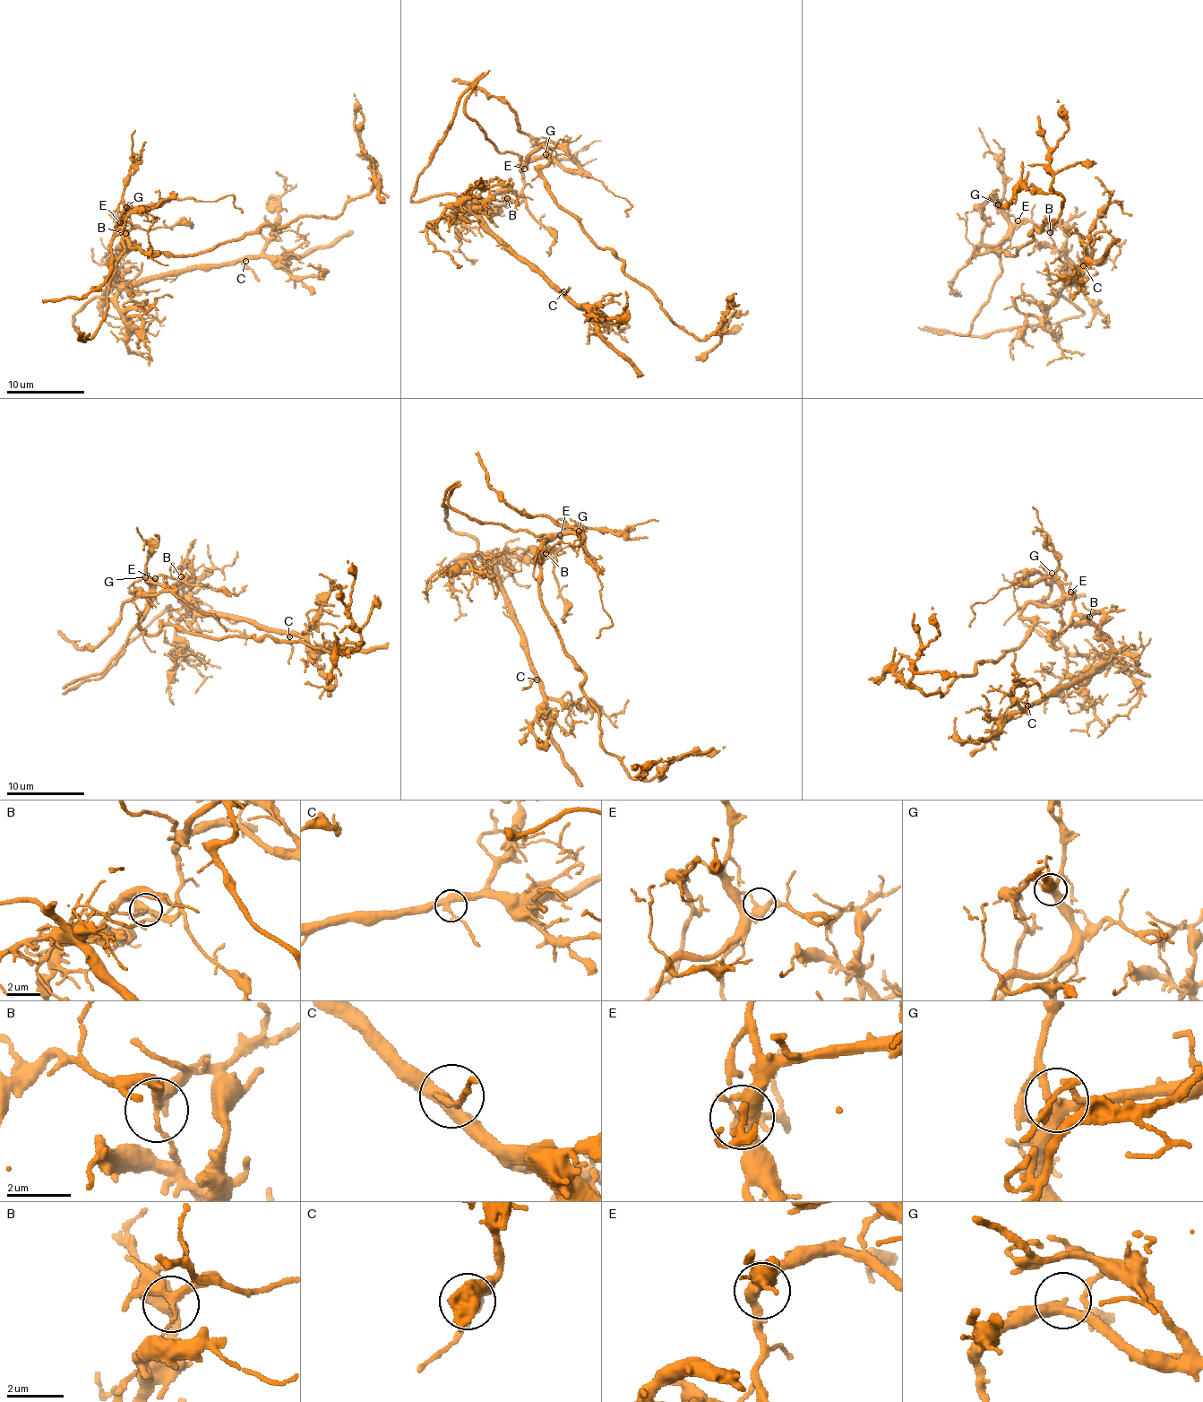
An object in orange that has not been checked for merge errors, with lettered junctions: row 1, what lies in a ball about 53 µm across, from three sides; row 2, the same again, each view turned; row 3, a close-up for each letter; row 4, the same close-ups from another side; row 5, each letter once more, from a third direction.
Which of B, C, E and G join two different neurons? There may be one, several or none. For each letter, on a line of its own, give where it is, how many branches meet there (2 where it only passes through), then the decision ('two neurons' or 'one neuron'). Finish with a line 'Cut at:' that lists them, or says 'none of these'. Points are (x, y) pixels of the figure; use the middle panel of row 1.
B: (507, 198) | 3 | two neurons
C: (563, 291) | 3 | one neuron
E: (524, 168) | 3 | one neuron
G: (545, 154) | 3 | one neuron
Cut at: B

